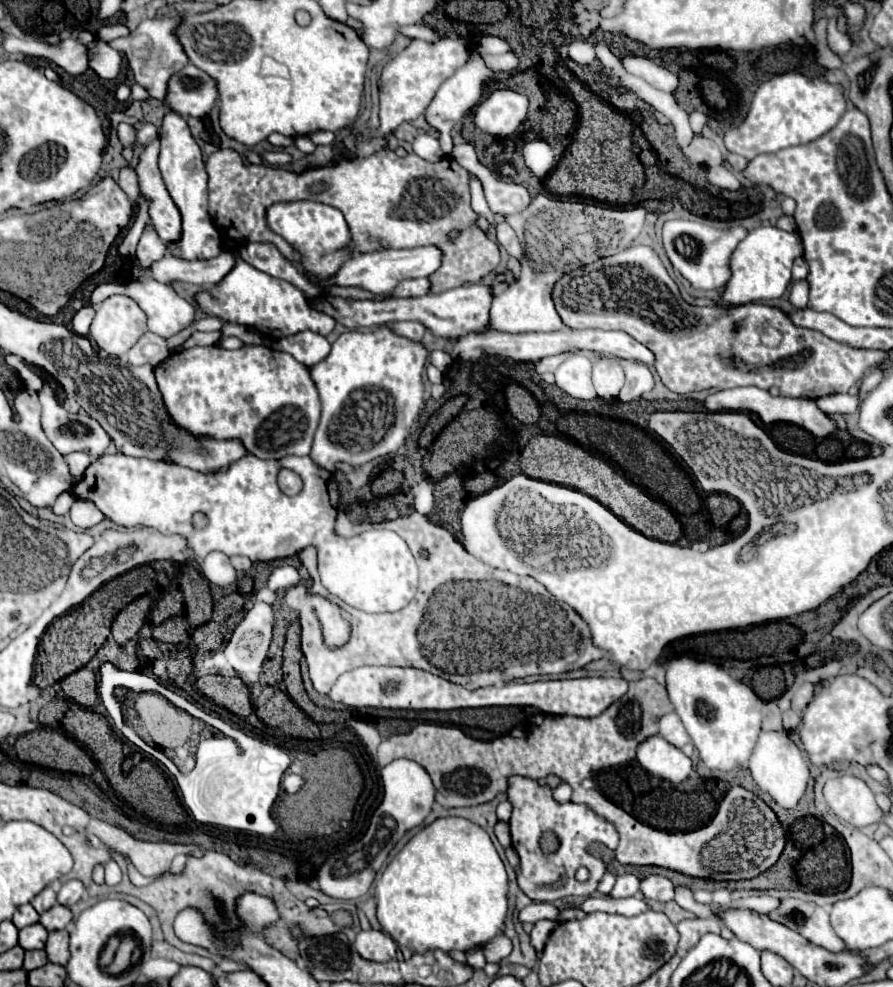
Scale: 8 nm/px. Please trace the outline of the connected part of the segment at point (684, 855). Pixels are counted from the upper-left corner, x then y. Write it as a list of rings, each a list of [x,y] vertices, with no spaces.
[[[738,785],[730,787],[720,803],[716,817],[706,827],[690,833],[666,833],[642,825],[594,789],[574,789],[572,801],[590,807],[596,815],[608,817],[608,821],[616,827],[620,835],[616,859],[622,865],[658,865],[690,877],[714,881],[754,879],[778,861],[786,843],[786,833],[776,813],[760,797]]]

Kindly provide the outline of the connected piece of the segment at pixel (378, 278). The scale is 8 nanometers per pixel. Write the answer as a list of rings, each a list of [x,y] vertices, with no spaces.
[[[426,245],[426,247],[416,247],[416,249],[378,249],[372,253],[360,253],[354,255],[350,261],[346,261],[338,275],[332,277],[330,281],[312,281],[316,285],[332,285],[338,283],[342,287],[362,287],[374,295],[384,295],[384,293],[392,293],[394,287],[402,281],[402,279],[410,279],[410,277],[430,277],[434,271],[438,271],[438,267],[442,265],[442,251],[434,245]]]

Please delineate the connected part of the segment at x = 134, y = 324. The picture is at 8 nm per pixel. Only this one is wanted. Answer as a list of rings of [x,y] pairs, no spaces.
[[[112,295],[96,305],[96,317],[90,327],[90,337],[96,345],[114,357],[124,357],[126,351],[146,333],[146,313],[130,297]]]

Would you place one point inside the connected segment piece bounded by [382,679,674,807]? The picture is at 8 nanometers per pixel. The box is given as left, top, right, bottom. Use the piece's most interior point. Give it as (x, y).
(572, 748)

